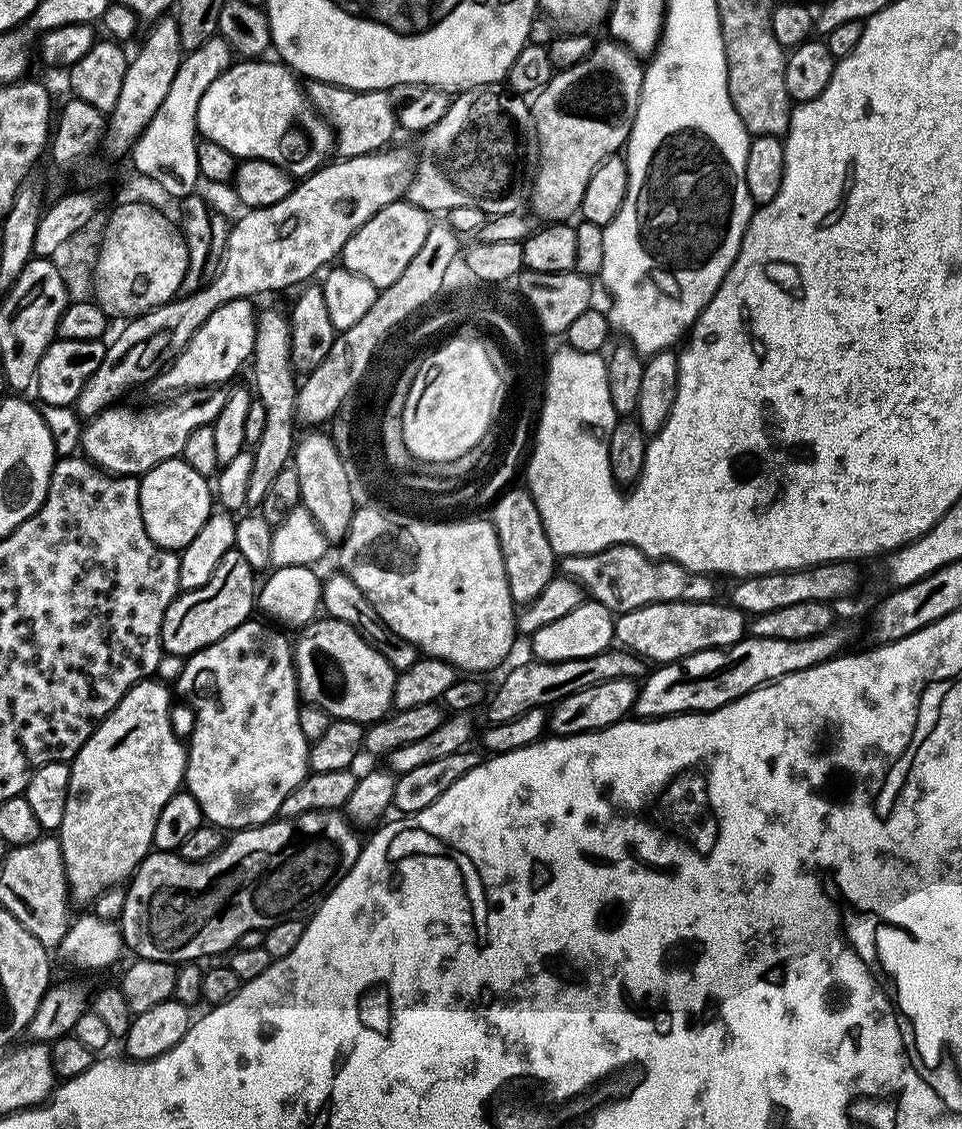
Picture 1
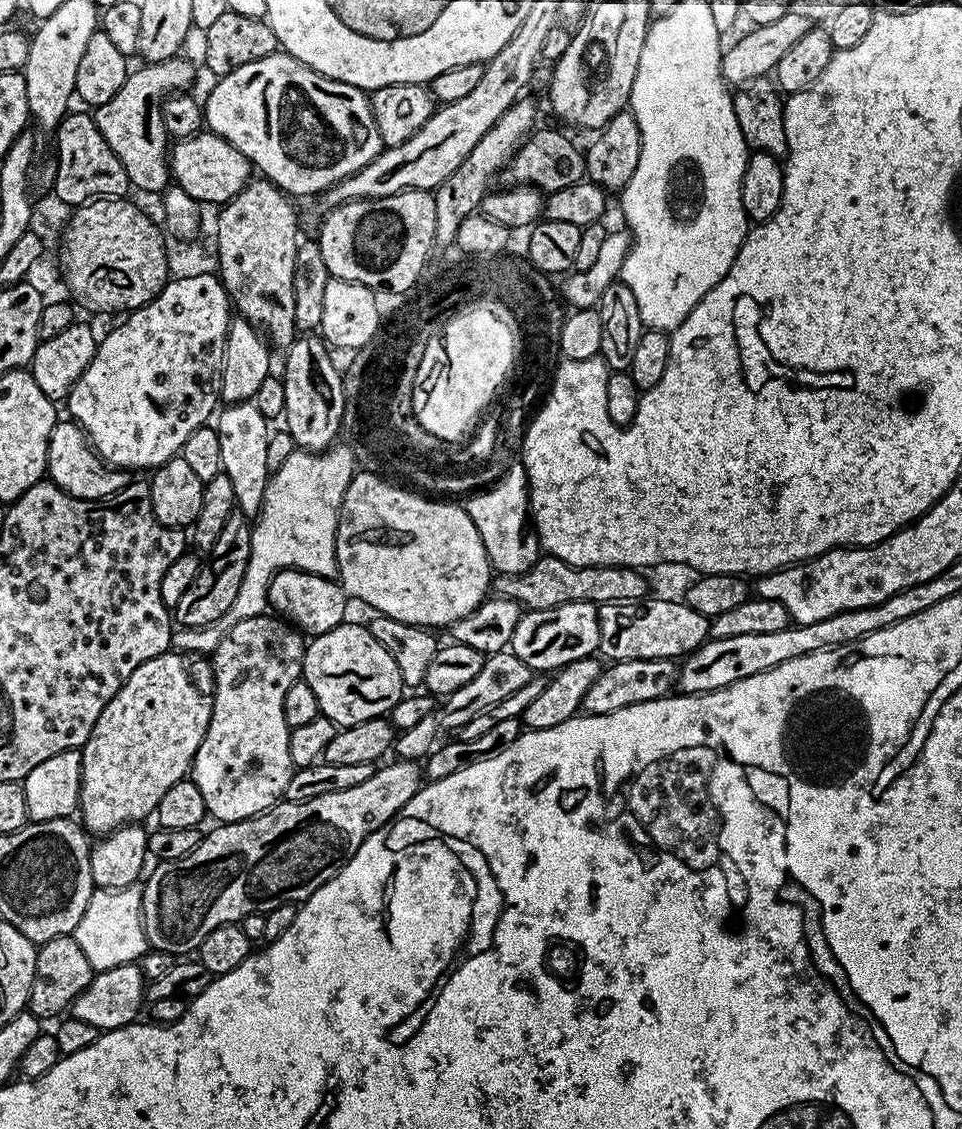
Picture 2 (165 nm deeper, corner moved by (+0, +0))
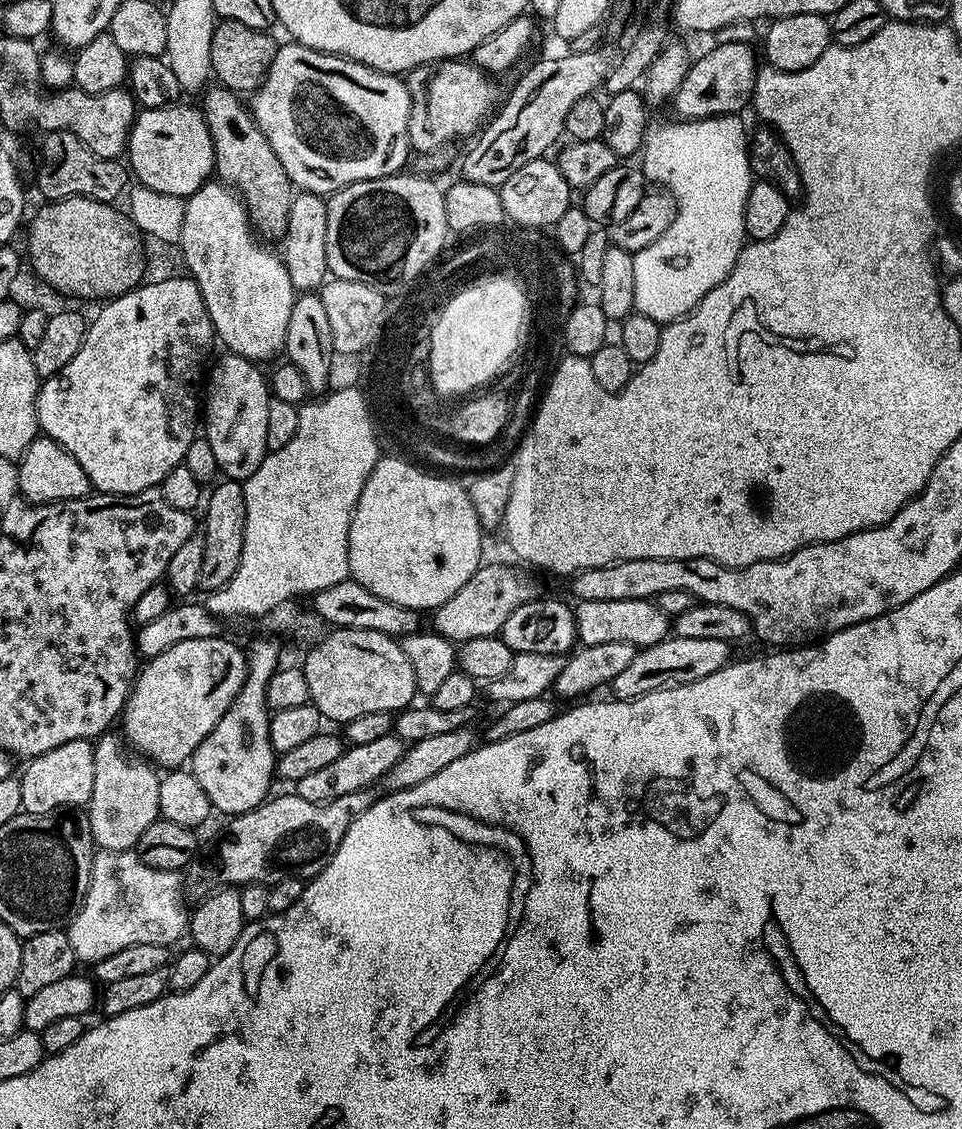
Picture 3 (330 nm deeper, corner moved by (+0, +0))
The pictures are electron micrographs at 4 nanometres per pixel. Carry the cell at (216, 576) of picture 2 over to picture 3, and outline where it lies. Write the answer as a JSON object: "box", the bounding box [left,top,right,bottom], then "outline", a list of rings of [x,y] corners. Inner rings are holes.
{"box":[200,478,246,593],"outline":[[[224,478],[213,483],[210,491],[212,493],[209,496],[207,493],[202,504],[204,549],[202,550],[200,588],[205,593],[216,592],[222,586],[226,586],[230,578],[234,578],[238,570],[238,562],[242,562],[242,542],[246,538],[246,494],[243,483]]]}

